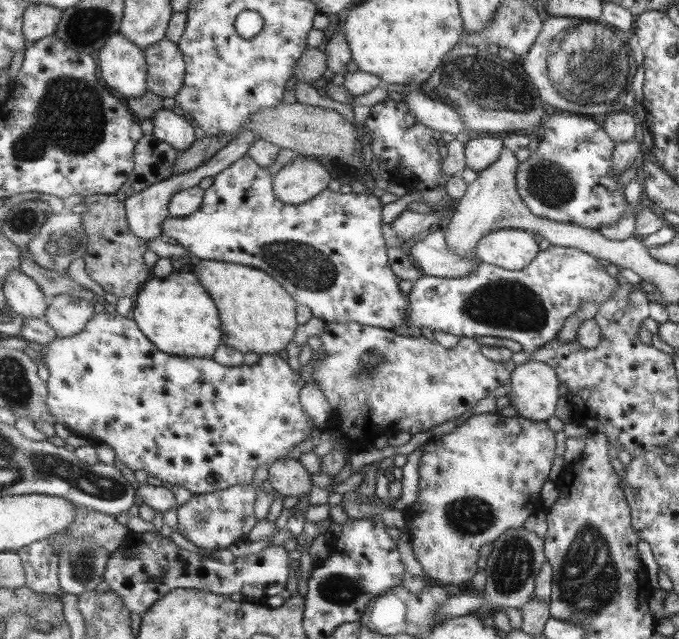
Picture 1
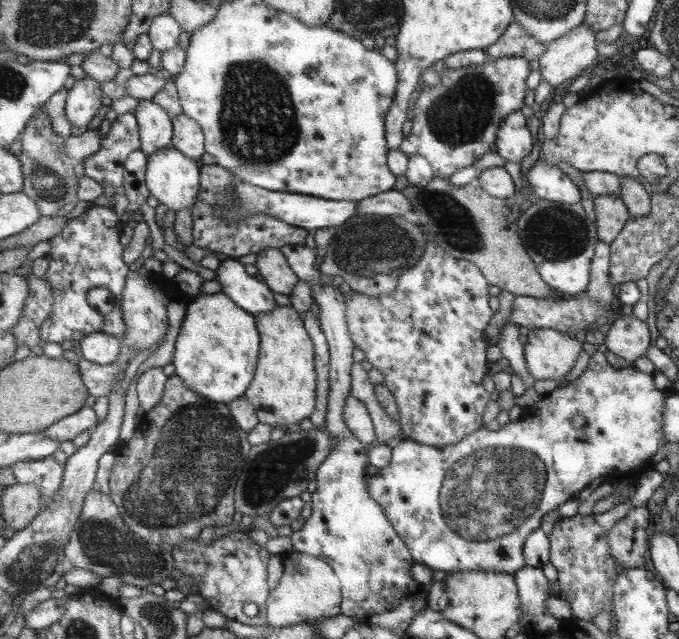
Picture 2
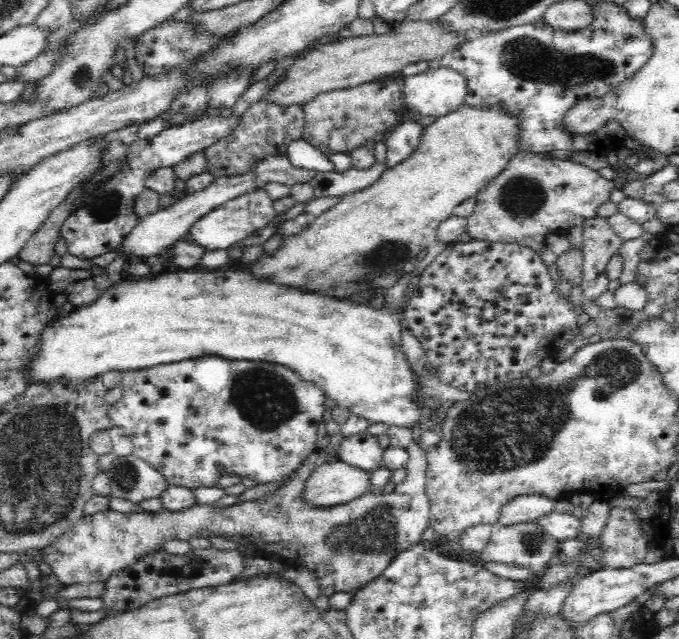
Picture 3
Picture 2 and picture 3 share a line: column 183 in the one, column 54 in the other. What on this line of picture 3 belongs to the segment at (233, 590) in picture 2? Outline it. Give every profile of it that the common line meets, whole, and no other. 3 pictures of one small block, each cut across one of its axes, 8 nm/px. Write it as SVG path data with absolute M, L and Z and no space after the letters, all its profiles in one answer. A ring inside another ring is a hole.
M413 442L405 449L406 453L408 453L408 461L406 462L407 468L407 477L405 480L397 484L393 492L384 494L374 494L368 493L364 494L364 496L360 496L360 498L356 498L352 500L352 502L348 502L346 504L340 504L333 507L315 507L314 504L306 502L306 499L303 498L303 485L306 484L306 480L311 476L311 473L314 472L314 469L318 468L319 465L330 463L332 461L339 461L339 452L338 449L330 450L328 452L325 449L317 449L312 455L309 455L296 470L294 478L286 479L278 489L268 493L264 497L260 497L254 501L243 501L237 502L230 506L215 506L214 504L202 504L202 503L194 503L192 506L188 508L179 510L179 511L169 511L166 509L159 510L158 512L150 512L150 511L139 511L132 513L119 513L117 511L112 511L108 508L106 511L97 512L96 514L92 514L92 516L82 516L80 517L62 536L59 536L53 543L48 544L44 548L39 549L41 553L41 558L45 560L46 564L50 566L50 570L52 573L57 576L57 579L62 583L64 588L75 586L78 584L85 583L94 583L94 582L102 582L106 583L107 578L111 576L112 573L118 572L119 569L126 568L127 565L132 564L138 557L143 557L148 553L153 553L154 551L161 552L164 548L164 544L166 542L170 542L170 540L179 540L180 542L188 542L188 540L196 539L209 539L212 536L218 536L218 538L226 538L226 539L236 539L241 543L251 543L256 546L256 556L271 556L277 555L279 558L288 558L294 557L294 562L296 564L300 564L302 568L306 568L306 570L310 570L313 583L318 583L318 591L320 595L327 597L328 599L335 594L340 592L352 594L353 592L358 592L358 590L365 588L368 584L371 584L372 580L379 576L380 573L383 572L383 569L386 568L388 564L394 557L400 553L404 552L406 549L412 548L415 544L420 543L421 534L425 531L428 531L429 526L429 508L430 503L427 499L427 494L425 491L425 474L427 471L427 450L426 447L421 442Z

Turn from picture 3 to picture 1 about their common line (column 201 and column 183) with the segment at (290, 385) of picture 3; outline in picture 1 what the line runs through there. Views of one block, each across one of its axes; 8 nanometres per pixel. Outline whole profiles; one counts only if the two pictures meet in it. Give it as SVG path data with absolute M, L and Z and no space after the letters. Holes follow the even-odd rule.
M107 312L93 314L78 334L68 338L55 337L43 347L41 351L42 356L45 357L43 363L49 371L48 396L45 396L45 405L47 405L49 415L55 417L55 422L61 423L67 430L75 434L85 436L91 443L101 444L103 442L113 449L115 460L123 463L132 471L143 470L166 485L175 484L195 495L225 490L236 484L249 484L251 474L259 464L269 466L269 463L277 459L287 458L289 449L305 440L310 430L315 428L313 420L309 418L300 400L297 400L297 392L304 388L299 372L293 374L283 359L275 355L261 355L252 366L241 364L237 367L219 364L212 358L170 356L155 349L152 342L143 333L140 333L139 326L129 316L121 317L117 314L112 316Z

